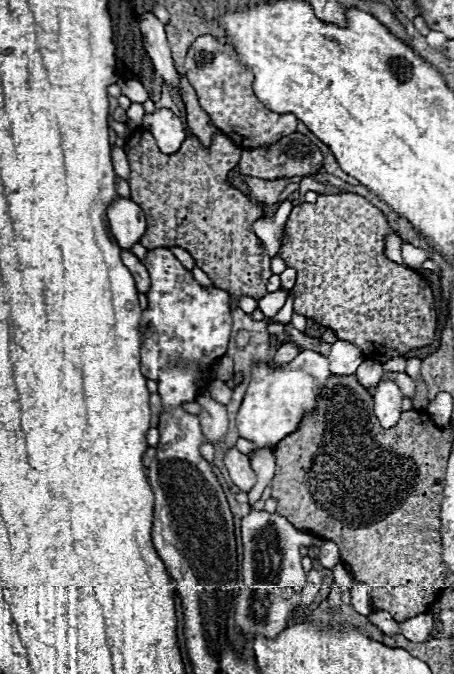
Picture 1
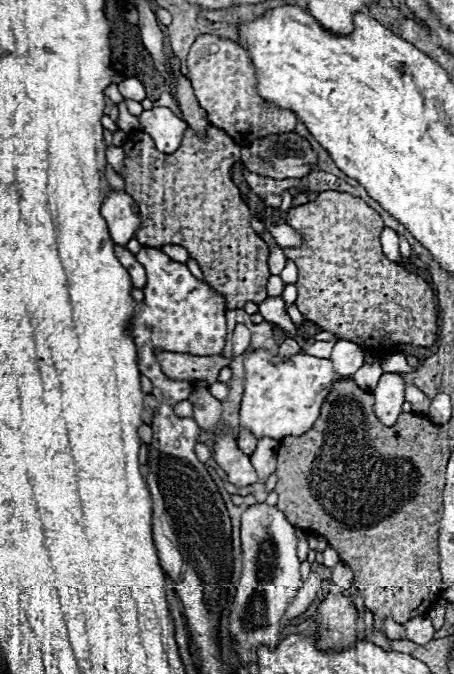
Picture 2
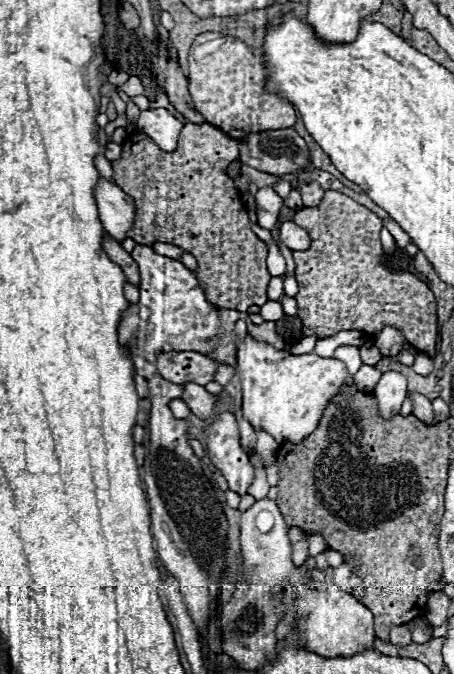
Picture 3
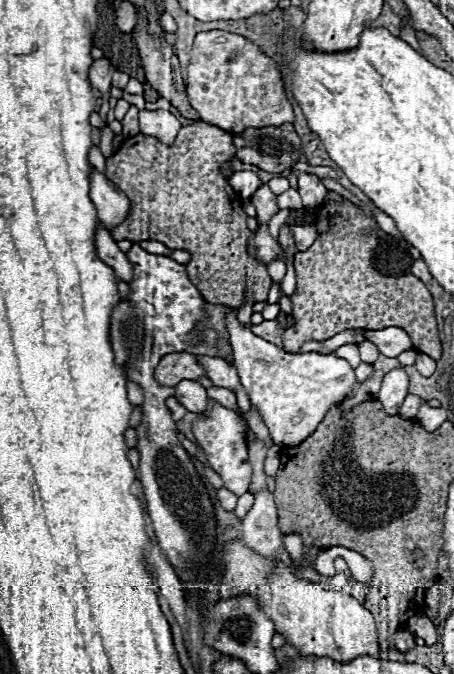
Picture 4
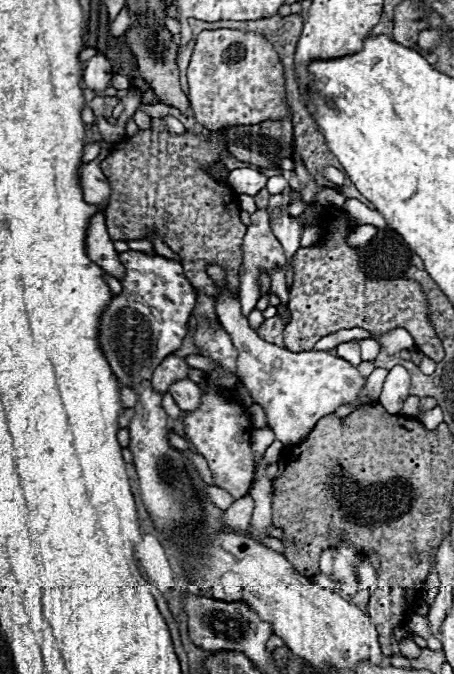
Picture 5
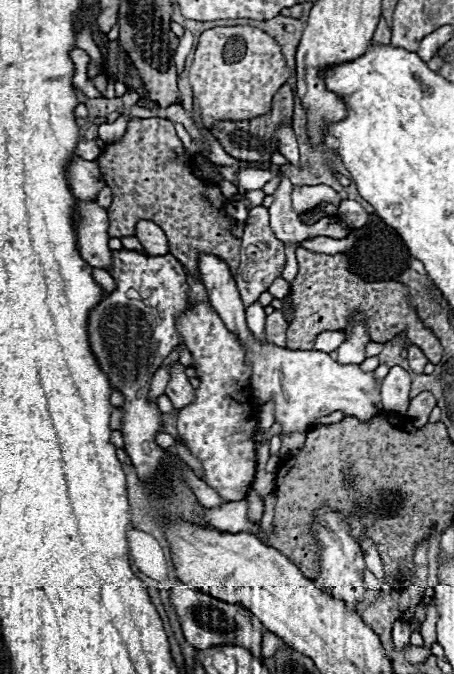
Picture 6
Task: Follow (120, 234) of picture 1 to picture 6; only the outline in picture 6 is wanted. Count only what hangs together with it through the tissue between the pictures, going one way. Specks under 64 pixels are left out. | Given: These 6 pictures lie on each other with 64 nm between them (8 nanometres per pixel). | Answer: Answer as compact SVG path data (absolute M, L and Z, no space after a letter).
M74 158L68 166L68 180L72 192L80 200L96 200L100 190L106 186L96 160L86 162L82 158Z

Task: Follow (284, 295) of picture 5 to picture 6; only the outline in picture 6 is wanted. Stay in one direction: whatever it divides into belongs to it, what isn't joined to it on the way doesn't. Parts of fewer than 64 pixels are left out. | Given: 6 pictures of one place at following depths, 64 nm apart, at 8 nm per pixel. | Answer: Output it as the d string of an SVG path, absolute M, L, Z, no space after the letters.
M280 276L280 278L276 278L276 282L272 282L272 286L268 288L268 292L274 296L274 298L278 298L278 300L284 300L286 296L288 296L288 290L290 290L290 284Z

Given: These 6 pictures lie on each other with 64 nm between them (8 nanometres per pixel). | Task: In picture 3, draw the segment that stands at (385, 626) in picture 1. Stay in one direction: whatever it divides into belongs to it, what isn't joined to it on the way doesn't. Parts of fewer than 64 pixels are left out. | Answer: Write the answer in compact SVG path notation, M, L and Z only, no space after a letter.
M406 624L402 626L392 626L390 628L390 642L392 644L398 644L398 646L404 646L404 644L410 644L410 630Z

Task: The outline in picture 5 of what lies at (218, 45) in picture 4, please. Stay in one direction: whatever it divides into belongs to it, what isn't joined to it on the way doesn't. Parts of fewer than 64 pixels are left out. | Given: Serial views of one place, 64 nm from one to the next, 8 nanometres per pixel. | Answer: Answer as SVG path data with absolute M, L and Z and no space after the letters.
M202 30L188 66L188 86L194 116L208 130L288 118L284 68L272 44L254 32Z

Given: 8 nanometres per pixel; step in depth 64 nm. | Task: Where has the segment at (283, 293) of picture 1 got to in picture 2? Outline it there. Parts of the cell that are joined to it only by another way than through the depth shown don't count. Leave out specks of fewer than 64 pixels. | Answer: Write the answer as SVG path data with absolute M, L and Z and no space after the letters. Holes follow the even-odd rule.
M268 296L262 304L260 304L260 314L264 316L266 322L278 324L284 332L290 332L294 328L292 320L286 316L284 312L284 300L280 296ZM304 338L304 342L300 344L300 348L302 348L306 354L318 356L318 358L328 358L330 352L332 352L332 346L334 346L334 342L314 342L314 344L308 344L306 338Z

